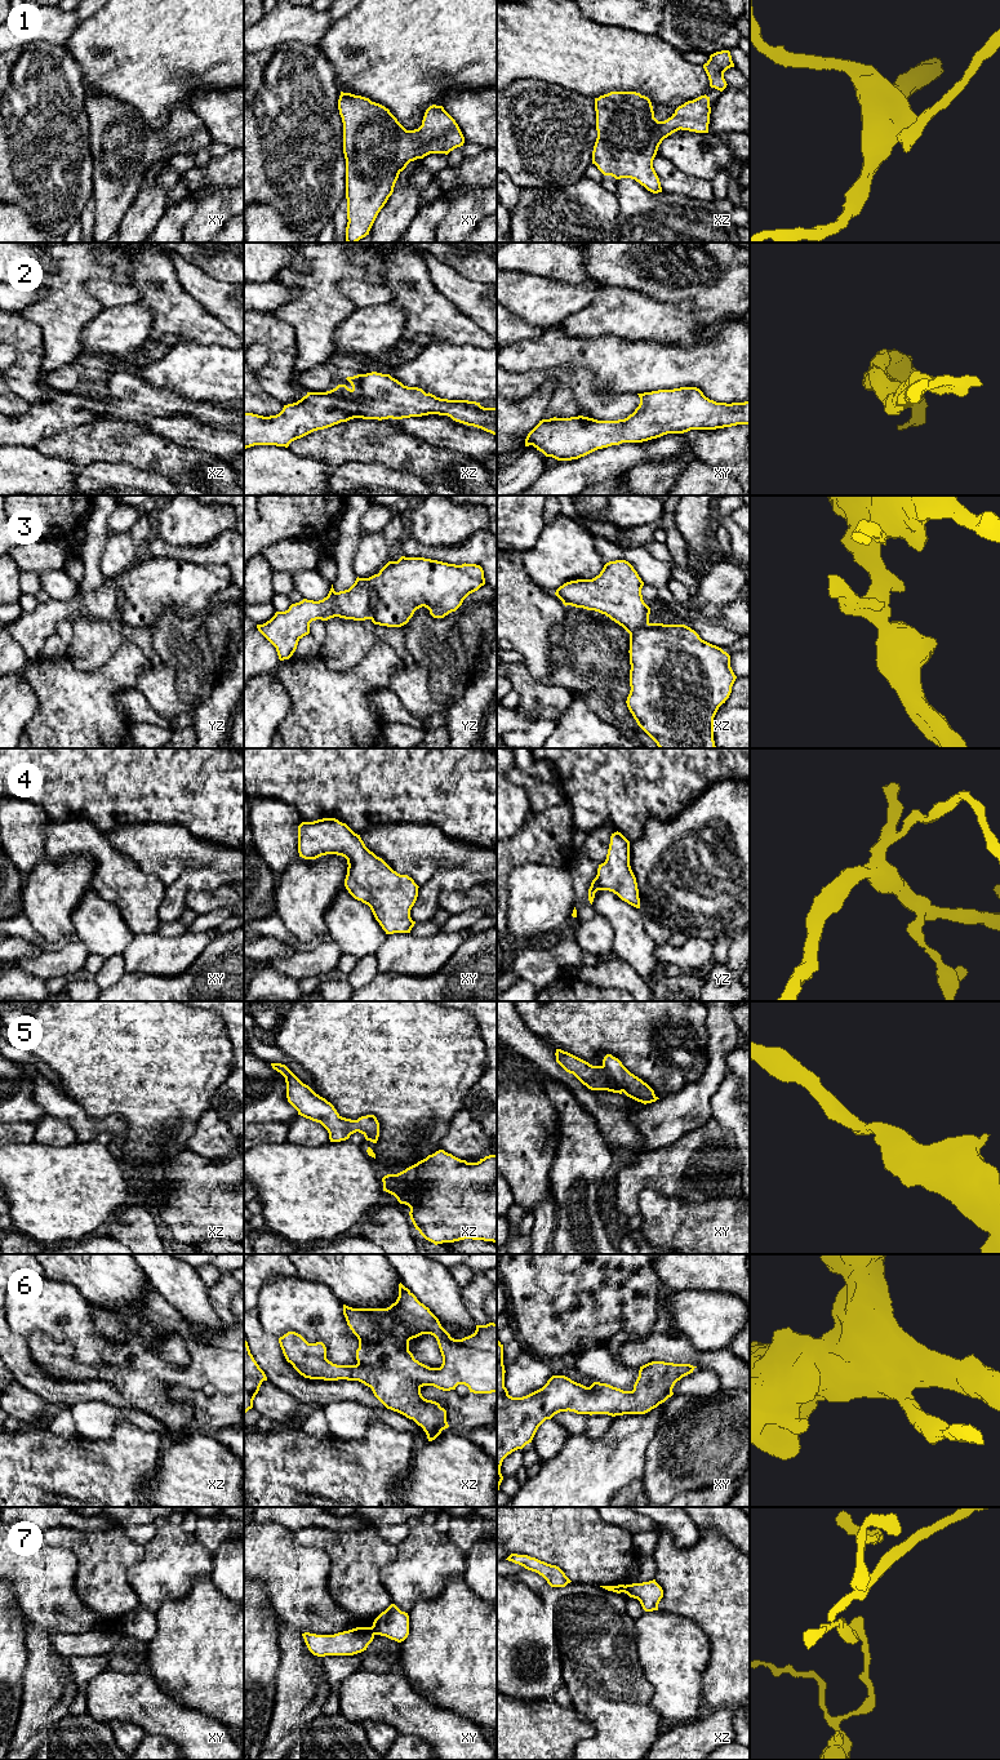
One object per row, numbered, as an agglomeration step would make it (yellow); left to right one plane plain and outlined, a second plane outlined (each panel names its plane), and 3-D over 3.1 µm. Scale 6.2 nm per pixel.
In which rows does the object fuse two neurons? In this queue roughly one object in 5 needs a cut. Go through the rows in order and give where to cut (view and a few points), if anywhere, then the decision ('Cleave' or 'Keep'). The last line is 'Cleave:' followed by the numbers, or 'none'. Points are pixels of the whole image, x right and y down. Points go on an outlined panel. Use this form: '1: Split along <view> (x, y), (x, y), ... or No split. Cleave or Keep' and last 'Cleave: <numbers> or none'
1: No split. Keep
2: No split. Keep
3: No split. Keep
4: No split. Keep
5: No split. Keep
6: No split. Keep
7: Split along xy (370, 1627), (376, 1634). Cleave
Cleave: 7

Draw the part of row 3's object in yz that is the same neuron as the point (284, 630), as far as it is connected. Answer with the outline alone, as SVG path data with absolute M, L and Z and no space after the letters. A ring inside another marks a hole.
M401 556L397 561L388 561L378 574L369 578L356 578L355 583L345 591L335 592L332 588L326 597L319 601L303 599L292 604L285 612L276 612L275 615L263 625L257 625L258 631L276 648L280 661L289 659L297 649L298 641L310 634L310 623L316 619L328 621L334 617L365 621L370 619L374 625L387 627L401 627L409 622L414 612L422 606L430 610L434 618L444 618L455 612L463 600L485 585L484 570L476 564L448 564L425 557Z

